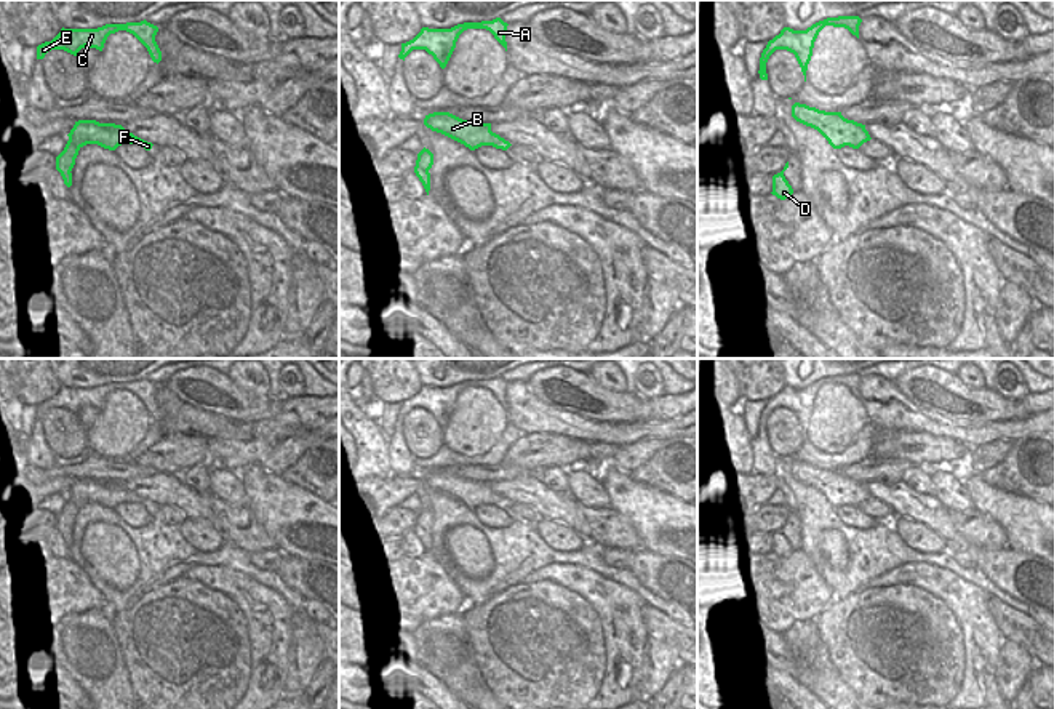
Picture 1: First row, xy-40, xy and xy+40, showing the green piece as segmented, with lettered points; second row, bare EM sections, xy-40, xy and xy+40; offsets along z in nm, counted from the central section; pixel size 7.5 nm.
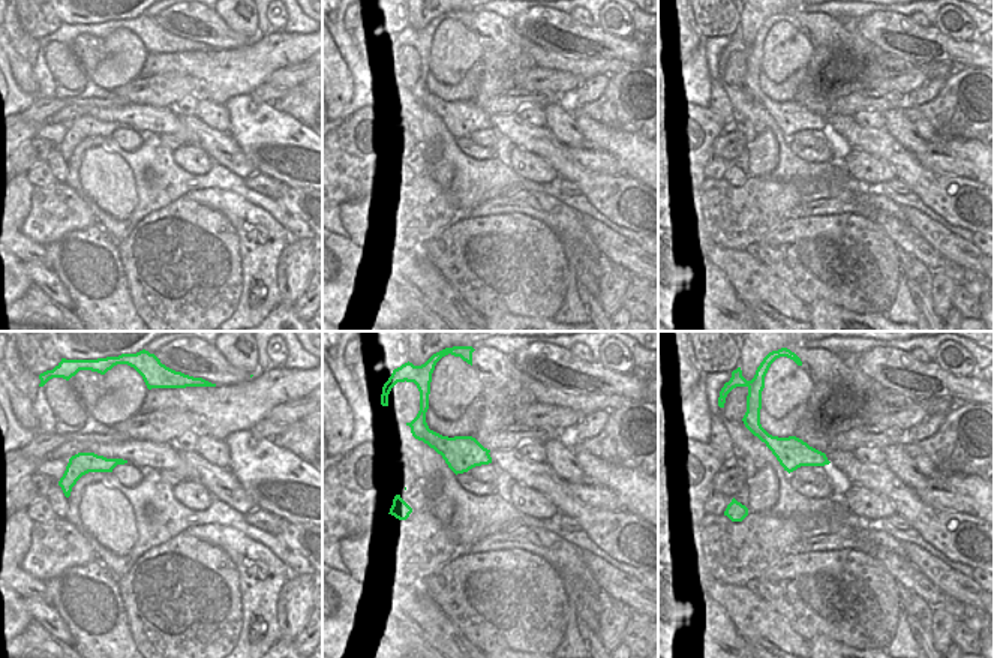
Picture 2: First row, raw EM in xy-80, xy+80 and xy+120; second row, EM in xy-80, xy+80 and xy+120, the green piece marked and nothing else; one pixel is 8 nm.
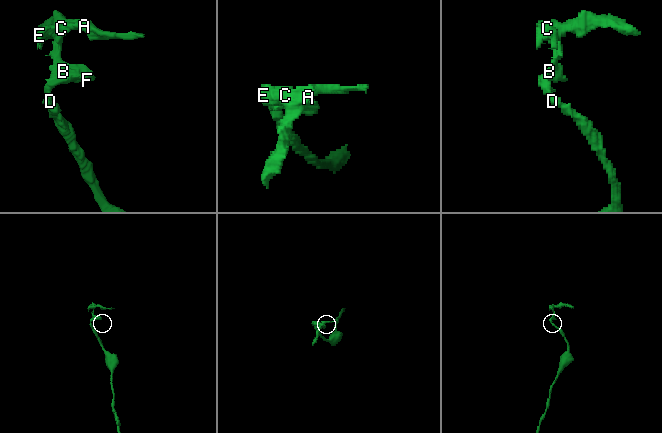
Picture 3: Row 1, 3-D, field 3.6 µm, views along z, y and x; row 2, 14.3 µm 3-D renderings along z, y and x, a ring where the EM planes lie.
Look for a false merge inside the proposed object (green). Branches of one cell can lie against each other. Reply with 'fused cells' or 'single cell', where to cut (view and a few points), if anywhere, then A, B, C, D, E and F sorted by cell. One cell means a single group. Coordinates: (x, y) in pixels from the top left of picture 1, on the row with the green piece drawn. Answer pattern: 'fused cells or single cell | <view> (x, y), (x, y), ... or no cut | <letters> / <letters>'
fused cells | xy (419, 178), (429, 189) | A B C E F / D

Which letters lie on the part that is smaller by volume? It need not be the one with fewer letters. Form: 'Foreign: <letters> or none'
Foreign: A, B, C, E, F

